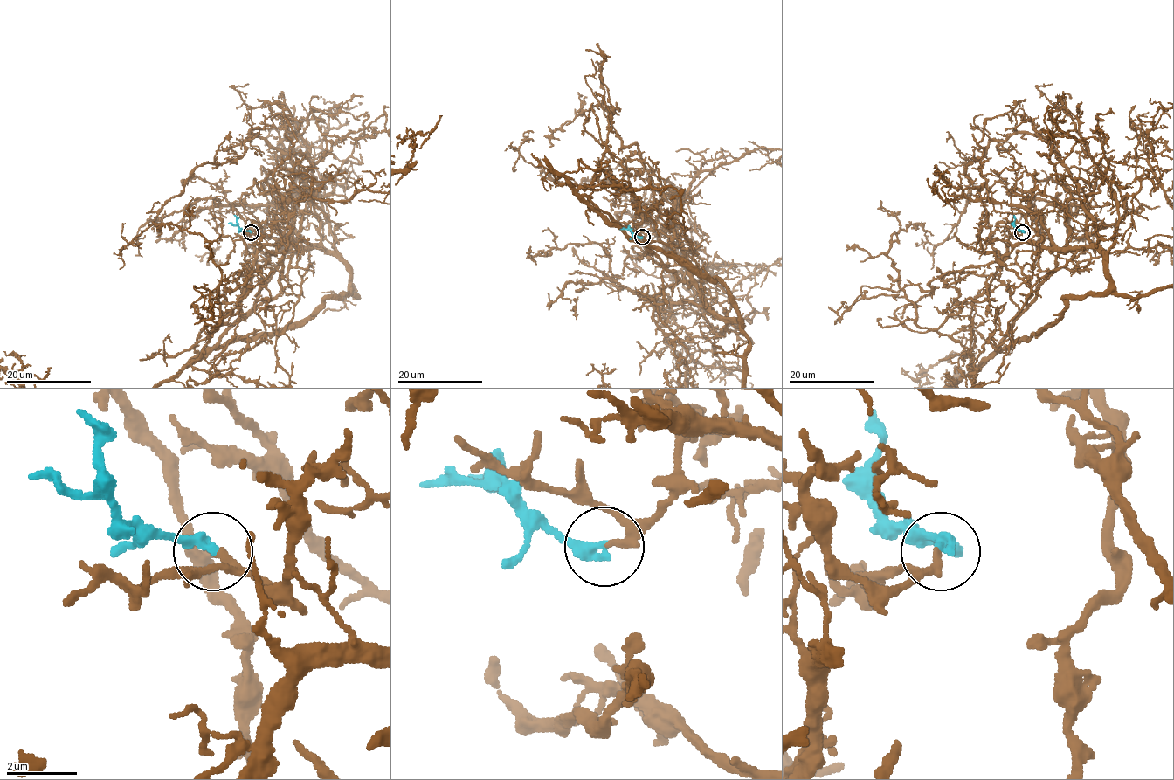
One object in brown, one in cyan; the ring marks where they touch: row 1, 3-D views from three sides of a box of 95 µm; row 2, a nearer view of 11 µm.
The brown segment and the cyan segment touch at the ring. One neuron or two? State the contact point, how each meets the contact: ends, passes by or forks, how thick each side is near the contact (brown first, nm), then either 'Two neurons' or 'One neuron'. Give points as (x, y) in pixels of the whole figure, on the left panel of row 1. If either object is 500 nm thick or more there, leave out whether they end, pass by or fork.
Place: (251, 232). At the ring brown ends. At the ring cyan ends. Thickness 240 nm (brown) against 340 nm. One neuron

